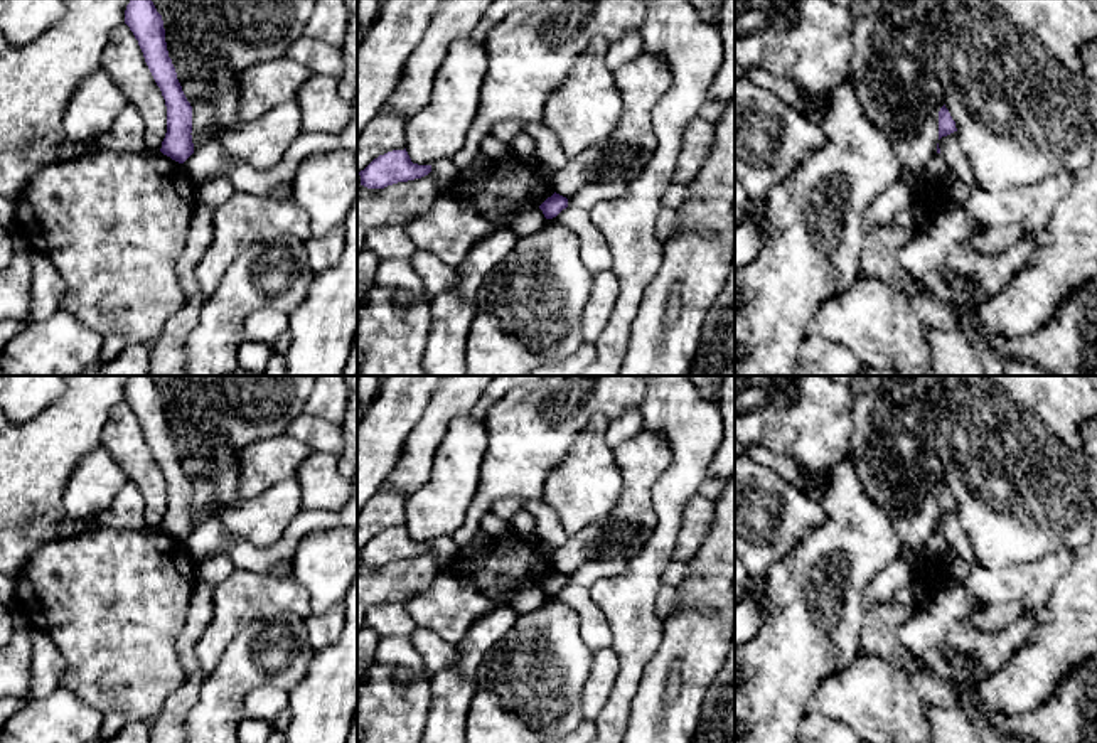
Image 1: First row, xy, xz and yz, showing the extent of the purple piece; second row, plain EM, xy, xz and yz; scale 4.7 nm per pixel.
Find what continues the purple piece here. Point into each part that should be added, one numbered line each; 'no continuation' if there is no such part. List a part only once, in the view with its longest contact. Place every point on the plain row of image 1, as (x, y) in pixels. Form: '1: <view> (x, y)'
no continuation

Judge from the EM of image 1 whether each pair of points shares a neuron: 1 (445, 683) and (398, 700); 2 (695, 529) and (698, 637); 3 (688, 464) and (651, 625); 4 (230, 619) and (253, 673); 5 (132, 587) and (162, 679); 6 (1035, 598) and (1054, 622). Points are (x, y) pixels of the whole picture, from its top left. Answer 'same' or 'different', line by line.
1: different
2: different
3: same
4: different
5: same
6: different

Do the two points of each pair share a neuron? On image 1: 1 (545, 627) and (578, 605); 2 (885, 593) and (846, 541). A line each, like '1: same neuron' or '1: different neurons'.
1: different neurons
2: different neurons

